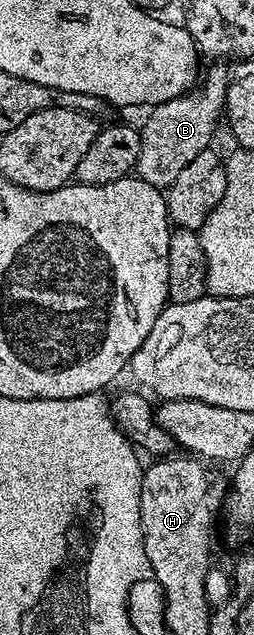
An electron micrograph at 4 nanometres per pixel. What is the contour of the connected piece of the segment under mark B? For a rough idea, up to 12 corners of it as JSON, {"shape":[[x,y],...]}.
{"shape":[[225,64],[149,110],[136,175],[163,191],[215,143]]}

